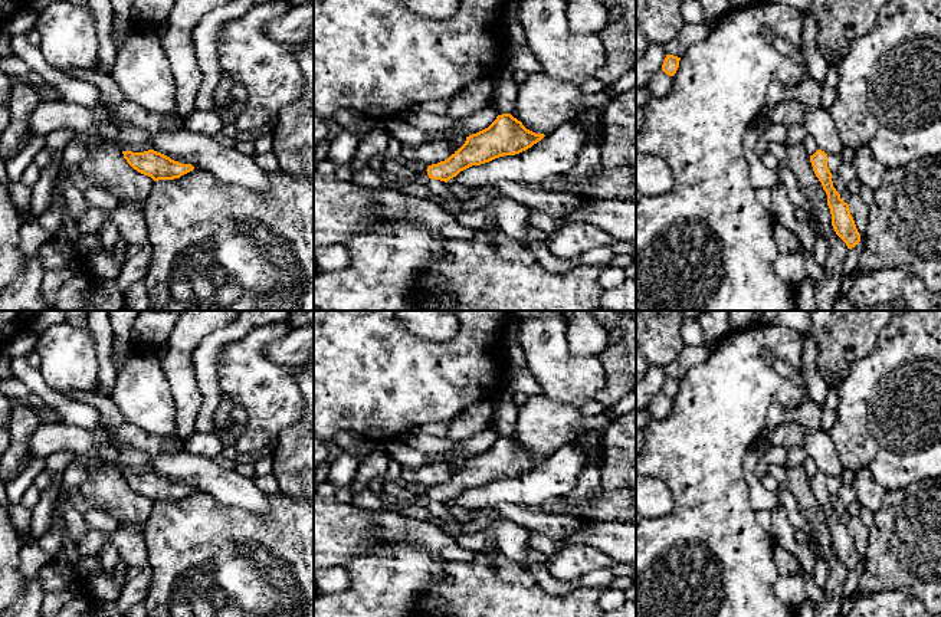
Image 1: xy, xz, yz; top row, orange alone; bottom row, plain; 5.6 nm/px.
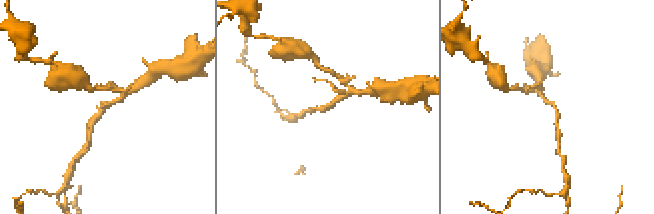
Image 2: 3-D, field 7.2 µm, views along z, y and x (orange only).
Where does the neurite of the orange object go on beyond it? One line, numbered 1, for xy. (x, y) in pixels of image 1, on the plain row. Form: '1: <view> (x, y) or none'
1: none

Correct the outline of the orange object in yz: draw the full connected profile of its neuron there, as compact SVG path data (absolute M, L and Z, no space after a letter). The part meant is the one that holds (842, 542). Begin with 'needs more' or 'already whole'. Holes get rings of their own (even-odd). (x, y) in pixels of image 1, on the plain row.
already whole; M817 472L810 477L813 493L827 516L827 528L832 536L832 548L836 557L846 565L847 571L855 570L860 564L860 557L850 536L849 526L840 521L833 509L832 495L827 489L827 476Z

